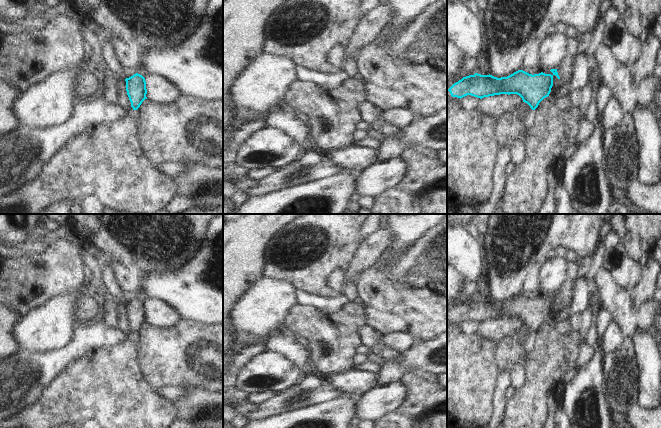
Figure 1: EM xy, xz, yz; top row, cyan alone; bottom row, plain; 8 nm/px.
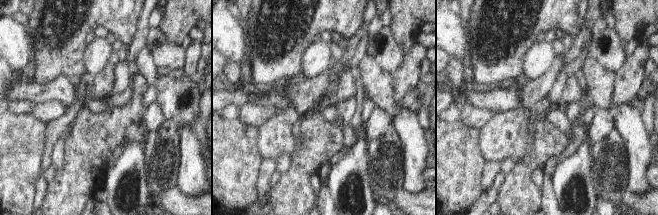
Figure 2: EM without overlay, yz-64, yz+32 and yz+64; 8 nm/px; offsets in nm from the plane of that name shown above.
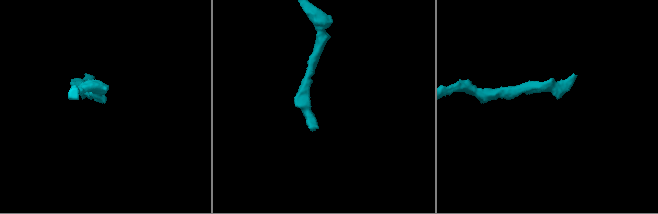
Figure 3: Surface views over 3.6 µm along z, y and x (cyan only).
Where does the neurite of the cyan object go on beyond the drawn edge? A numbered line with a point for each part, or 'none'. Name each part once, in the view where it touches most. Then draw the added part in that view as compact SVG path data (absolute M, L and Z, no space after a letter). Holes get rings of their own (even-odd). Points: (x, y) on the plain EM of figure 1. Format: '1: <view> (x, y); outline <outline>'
none

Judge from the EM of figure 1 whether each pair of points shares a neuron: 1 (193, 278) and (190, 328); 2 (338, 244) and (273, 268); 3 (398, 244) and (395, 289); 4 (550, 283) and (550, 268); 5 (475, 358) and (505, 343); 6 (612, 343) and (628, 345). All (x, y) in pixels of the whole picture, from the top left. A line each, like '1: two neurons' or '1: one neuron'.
1: two neurons
2: one neuron
3: two neurons
4: one neuron
5: two neurons
6: two neurons

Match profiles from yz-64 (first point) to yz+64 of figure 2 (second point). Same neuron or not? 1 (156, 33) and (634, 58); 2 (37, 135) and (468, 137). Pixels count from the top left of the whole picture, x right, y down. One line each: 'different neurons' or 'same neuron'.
1: different neurons
2: same neuron

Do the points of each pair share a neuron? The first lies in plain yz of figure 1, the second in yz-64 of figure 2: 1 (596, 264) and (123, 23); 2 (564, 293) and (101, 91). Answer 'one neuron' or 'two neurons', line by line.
1: two neurons
2: one neuron

